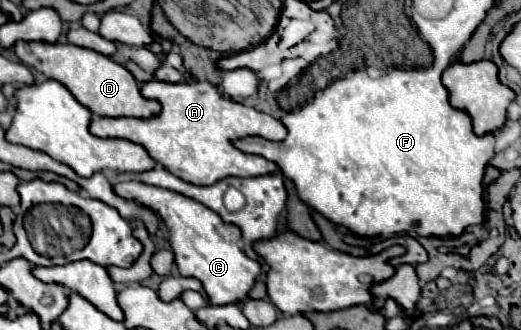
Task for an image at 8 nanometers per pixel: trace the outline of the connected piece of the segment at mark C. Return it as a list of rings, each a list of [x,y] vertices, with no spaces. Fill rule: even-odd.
[[[122,182],[114,186],[116,194],[122,198],[144,204],[160,214],[160,218],[170,228],[170,244],[176,256],[176,264],[182,276],[194,276],[202,282],[204,292],[214,306],[222,304],[240,304],[248,298],[250,288],[256,278],[262,274],[258,262],[250,260],[238,246],[240,228],[232,224],[224,224],[220,216],[200,202],[192,202],[192,198],[184,198],[182,194],[172,194],[170,190],[156,190],[156,186],[144,186],[142,182]]]

